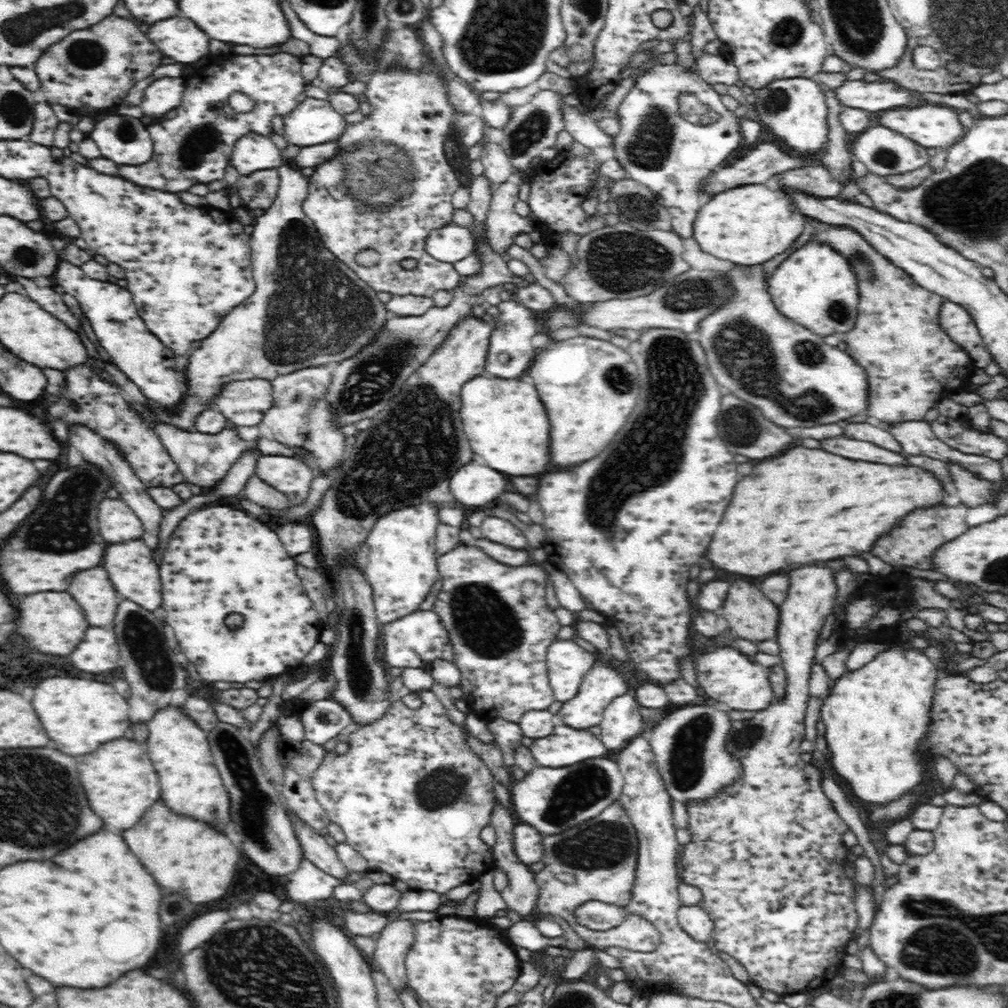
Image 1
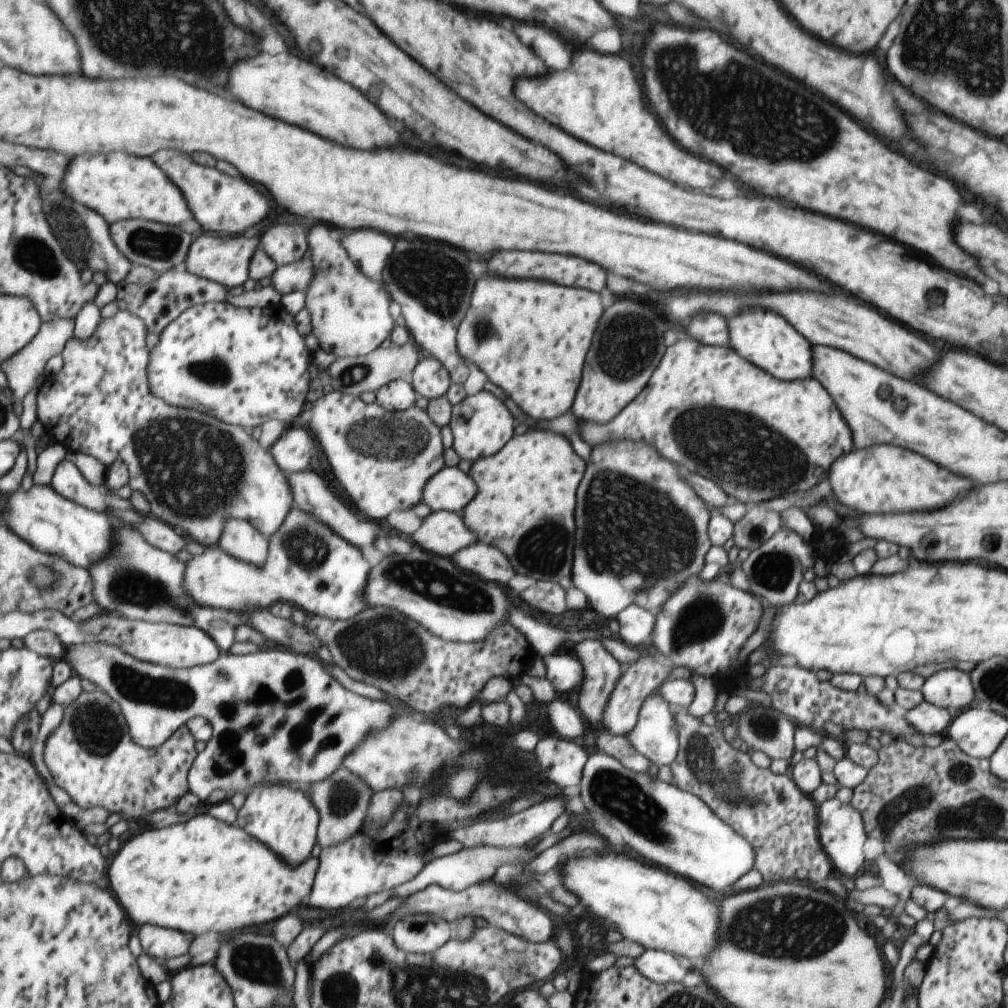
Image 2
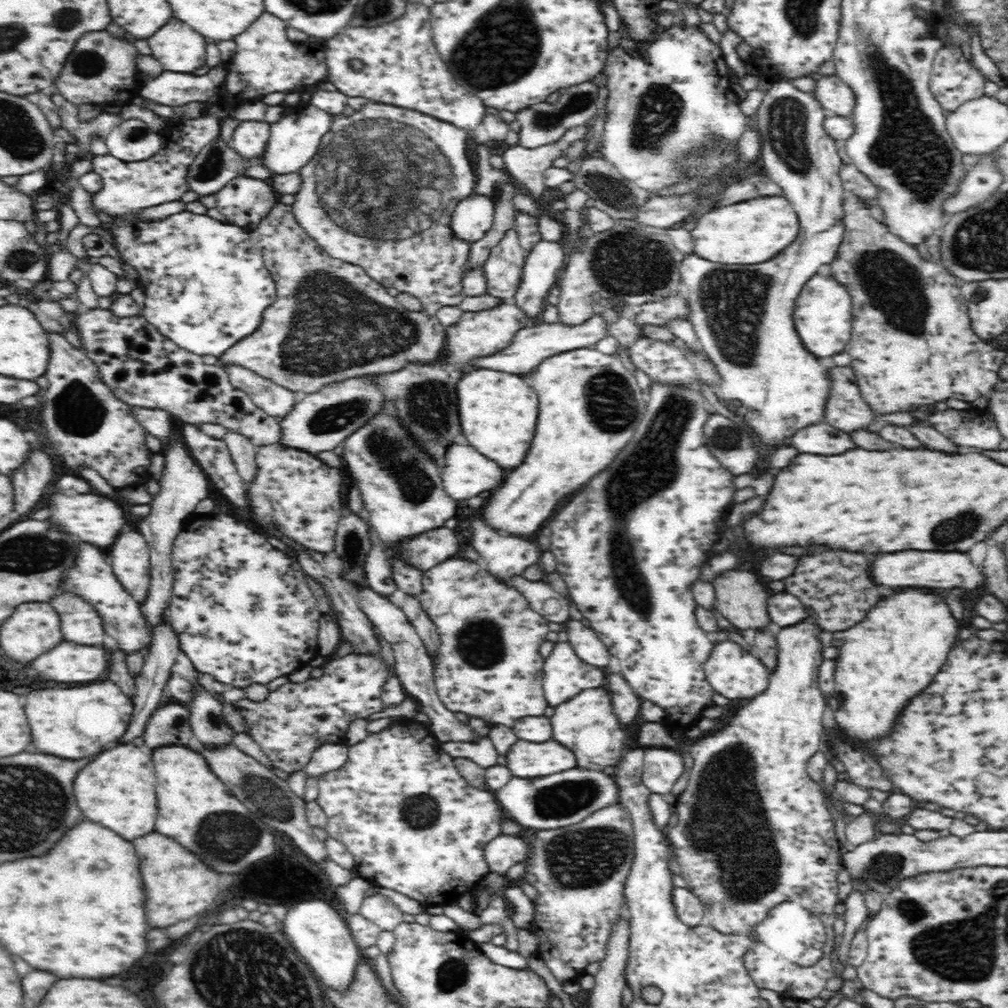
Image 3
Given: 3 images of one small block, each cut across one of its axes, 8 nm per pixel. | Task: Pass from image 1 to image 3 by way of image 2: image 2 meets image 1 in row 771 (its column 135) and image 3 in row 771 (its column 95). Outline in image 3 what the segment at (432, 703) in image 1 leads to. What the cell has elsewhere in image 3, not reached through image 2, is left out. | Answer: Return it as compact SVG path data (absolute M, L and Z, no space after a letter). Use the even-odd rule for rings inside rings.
M414 720L407 721L400 724L400 726L384 729L378 734L370 734L364 742L348 746L348 750L349 760L340 770L330 772L330 774L322 776L317 780L319 786L317 802L324 807L324 811L328 815L328 822L325 826L327 836L338 839L338 842L341 842L344 848L353 856L355 862L354 869L356 869L359 876L373 885L392 888L402 894L406 894L425 906L456 904L461 895L474 891L479 878L483 874L489 873L488 865L483 857L485 844L489 843L493 838L502 835L503 808L498 805L493 792L474 788L466 784L462 780L461 774L456 770L454 760L441 752L441 743L427 733L424 725Z

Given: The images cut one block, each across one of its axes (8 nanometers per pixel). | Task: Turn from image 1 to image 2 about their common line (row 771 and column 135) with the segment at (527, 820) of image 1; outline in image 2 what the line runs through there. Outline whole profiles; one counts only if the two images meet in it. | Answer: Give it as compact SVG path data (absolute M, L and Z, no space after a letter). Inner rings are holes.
M107 512L108 516L112 518L114 526L118 528L118 534L116 534L116 550L114 550L114 556L110 558L102 558L92 570L92 578L94 578L94 584L96 584L96 598L98 598L98 604L103 608L104 612L118 613L123 617L129 618L133 621L149 622L149 623L161 623L169 622L187 627L198 627L200 630L206 630L212 638L216 638L218 646L223 653L230 653L230 650L234 648L236 642L236 630L244 624L246 619L245 614L238 611L230 610L218 610L218 608L208 608L208 606L202 606L198 604L188 592L186 592L186 572L188 572L188 563L178 560L176 554L162 550L154 544L150 544L144 534L140 530L136 530L133 524L120 520L110 512Z

